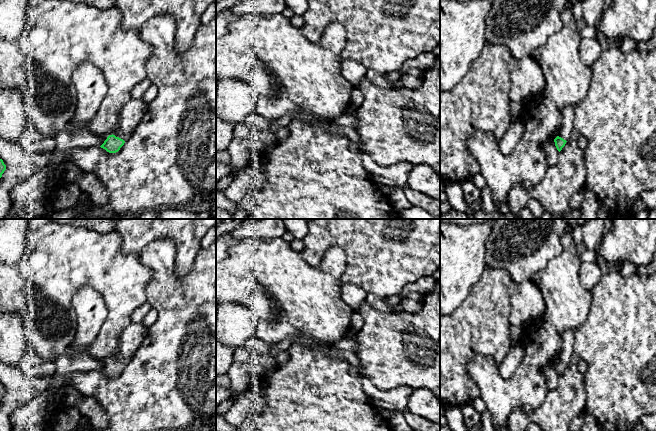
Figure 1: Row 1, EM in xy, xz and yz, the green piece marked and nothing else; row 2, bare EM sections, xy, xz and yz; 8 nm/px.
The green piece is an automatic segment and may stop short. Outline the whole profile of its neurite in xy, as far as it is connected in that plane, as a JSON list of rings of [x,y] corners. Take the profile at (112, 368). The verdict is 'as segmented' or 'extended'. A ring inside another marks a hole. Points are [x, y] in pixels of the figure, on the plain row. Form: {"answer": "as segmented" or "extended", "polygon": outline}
{"answer": "extended", "polygon": [[[131,323],[120,334],[120,344],[116,355],[107,361],[100,370],[109,377],[116,377],[124,369],[140,347],[148,333],[148,327],[142,323]]]}

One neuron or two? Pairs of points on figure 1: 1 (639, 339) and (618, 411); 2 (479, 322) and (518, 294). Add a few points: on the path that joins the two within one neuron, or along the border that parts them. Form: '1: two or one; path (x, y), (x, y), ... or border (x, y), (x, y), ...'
1: one; path (639, 357), (639, 363), (621, 383), (618, 393)
2: two; border (512, 281), (509, 286), (510, 324)

